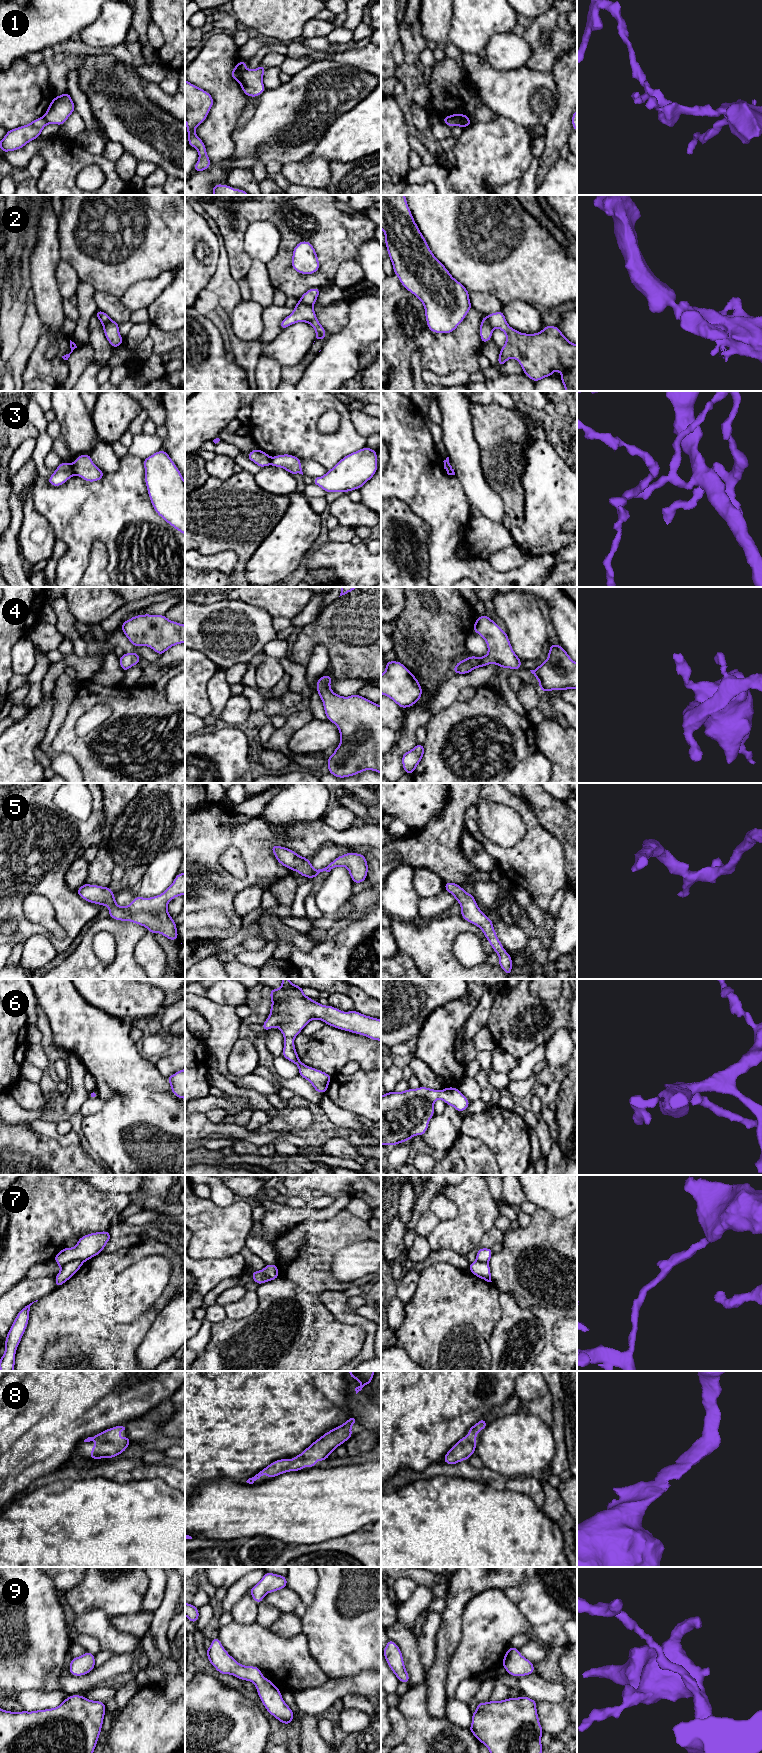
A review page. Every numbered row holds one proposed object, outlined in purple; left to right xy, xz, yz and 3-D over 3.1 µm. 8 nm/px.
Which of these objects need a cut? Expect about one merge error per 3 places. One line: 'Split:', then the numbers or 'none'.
Split: 1, 2, 3, 7

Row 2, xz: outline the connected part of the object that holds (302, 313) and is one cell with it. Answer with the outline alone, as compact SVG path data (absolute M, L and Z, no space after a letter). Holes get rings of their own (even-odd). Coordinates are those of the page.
M300 301L294 306L293 312L280 322L280 329L284 330L288 326L298 322L309 323L314 328L316 332L315 341L326 338L326 330L319 323L314 308Z

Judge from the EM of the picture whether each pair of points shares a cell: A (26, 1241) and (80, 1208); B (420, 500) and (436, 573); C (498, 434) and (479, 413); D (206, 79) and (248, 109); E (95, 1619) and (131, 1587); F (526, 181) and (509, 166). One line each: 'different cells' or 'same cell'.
A: same cell
B: same cell
C: same cell
D: different cells
E: different cells
F: different cells

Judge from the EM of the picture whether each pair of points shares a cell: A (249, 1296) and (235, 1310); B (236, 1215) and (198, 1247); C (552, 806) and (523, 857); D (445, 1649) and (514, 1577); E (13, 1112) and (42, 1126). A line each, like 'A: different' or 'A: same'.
A: same
B: same
C: different
D: same
E: different

